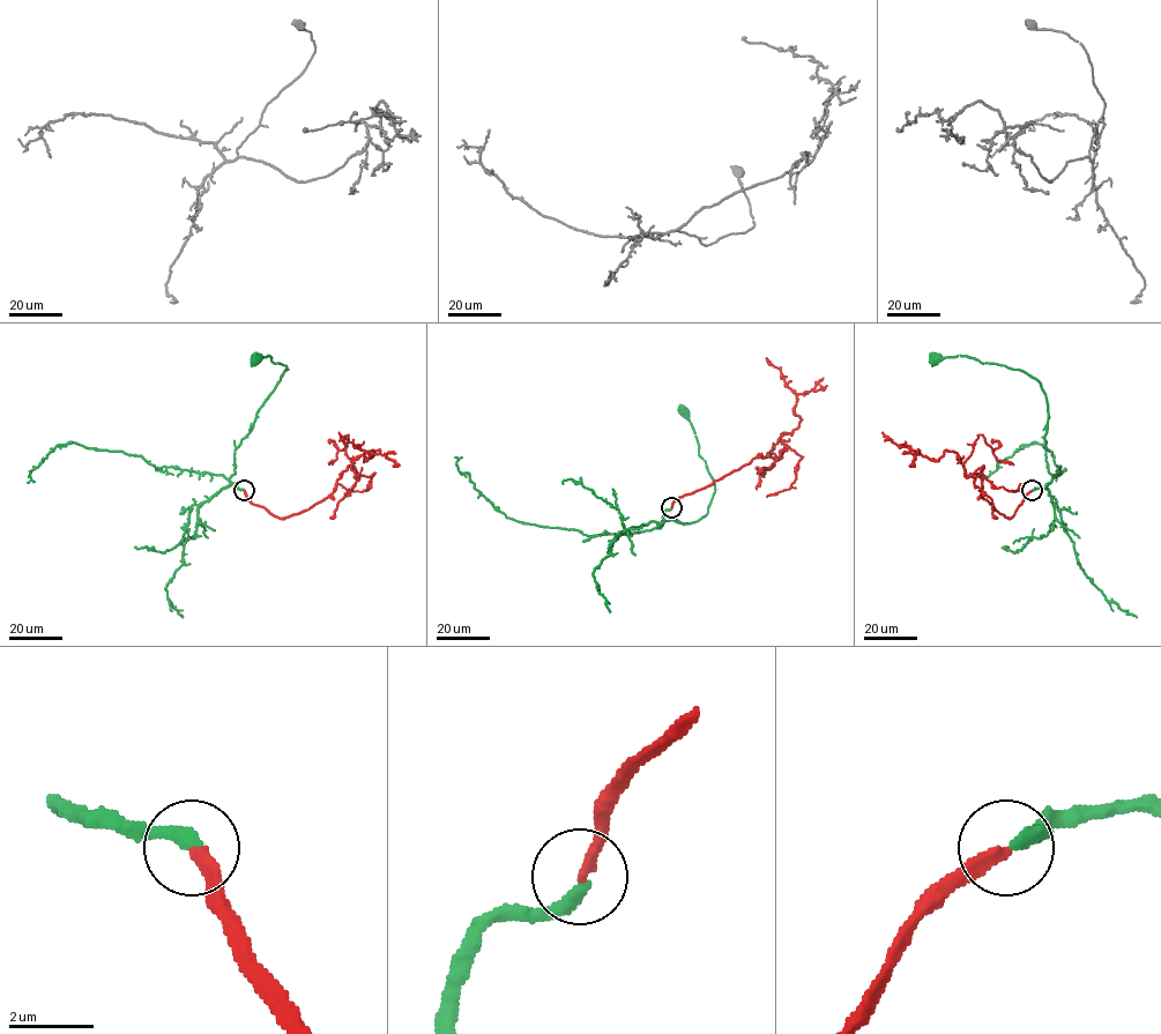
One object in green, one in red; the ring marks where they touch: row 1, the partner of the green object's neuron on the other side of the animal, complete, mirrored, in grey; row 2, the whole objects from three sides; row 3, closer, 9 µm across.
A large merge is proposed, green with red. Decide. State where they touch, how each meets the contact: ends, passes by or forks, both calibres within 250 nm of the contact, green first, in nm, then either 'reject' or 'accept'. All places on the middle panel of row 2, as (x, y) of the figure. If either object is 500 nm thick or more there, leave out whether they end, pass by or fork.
at (671, 507); green ends there; red ends there; 340 nm thick on the green side, 280 nm on the other; accept

